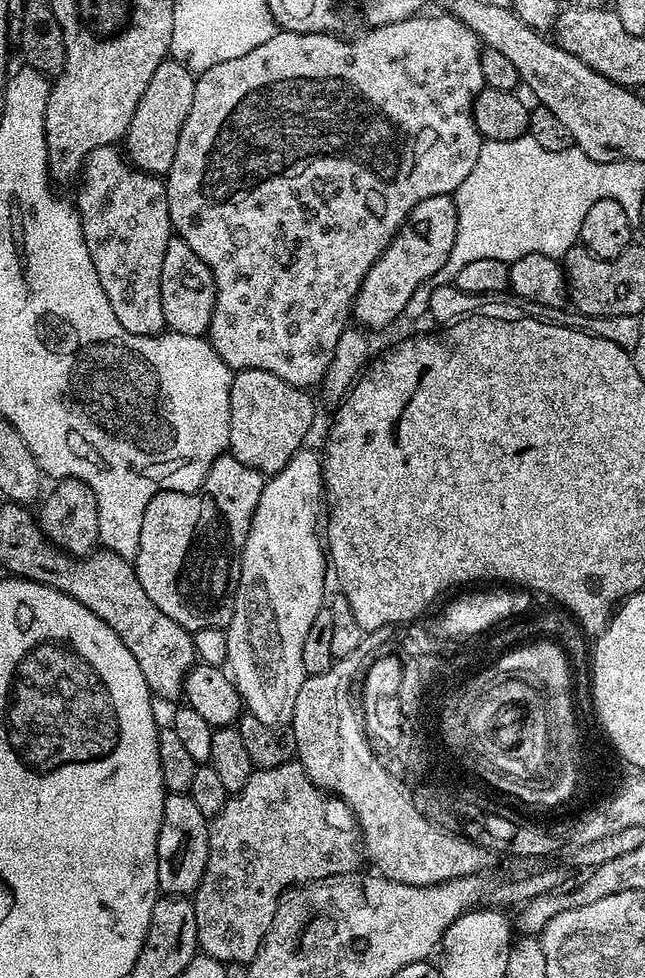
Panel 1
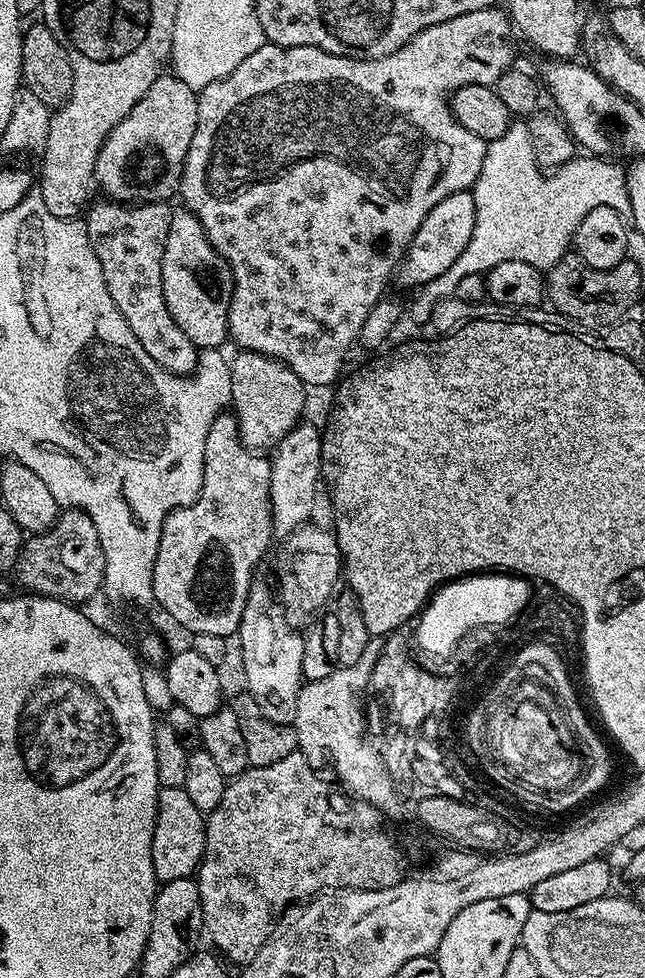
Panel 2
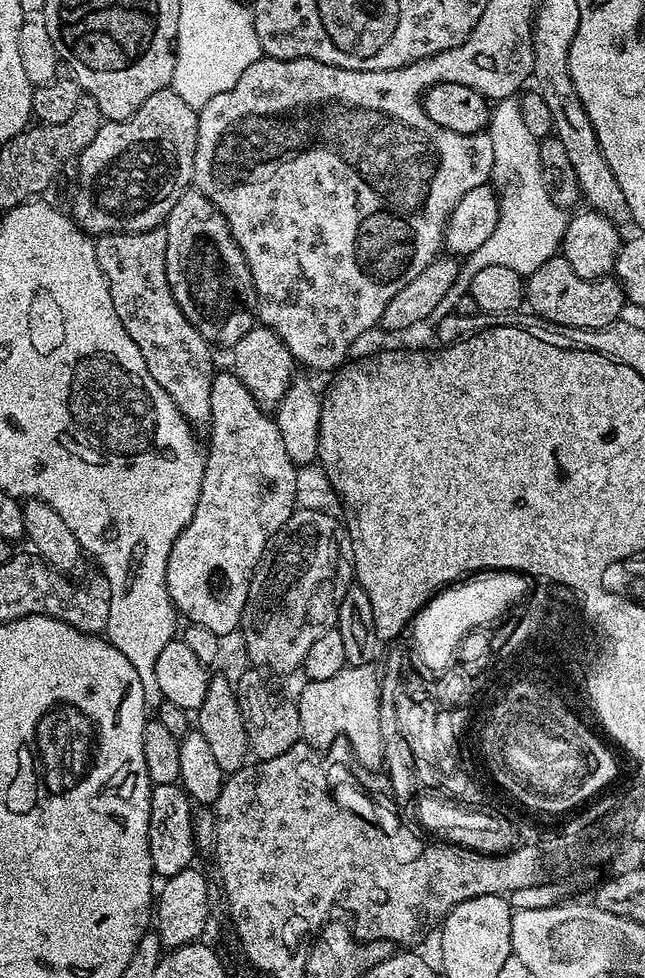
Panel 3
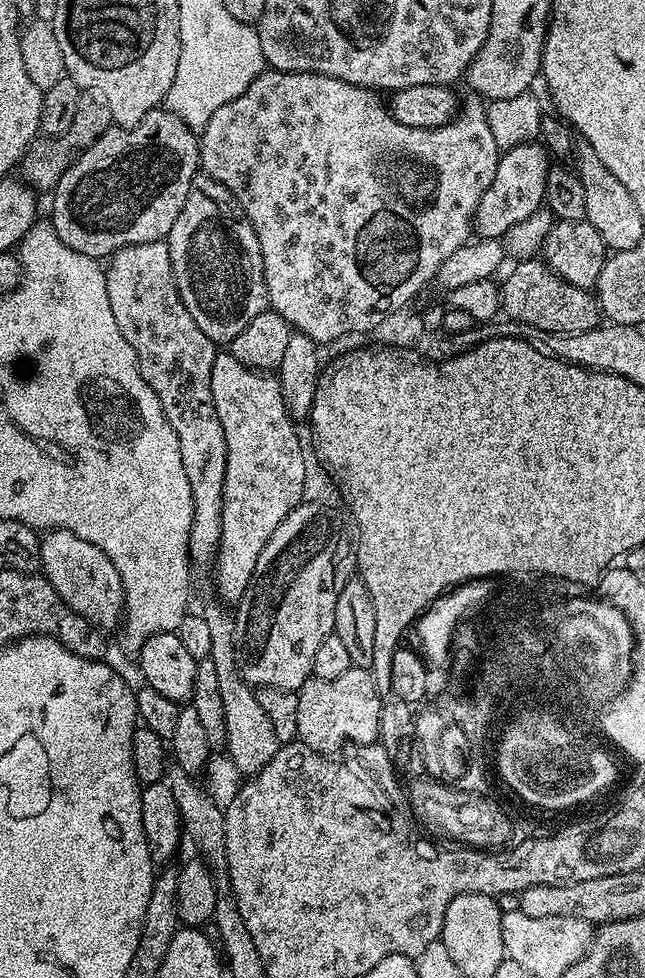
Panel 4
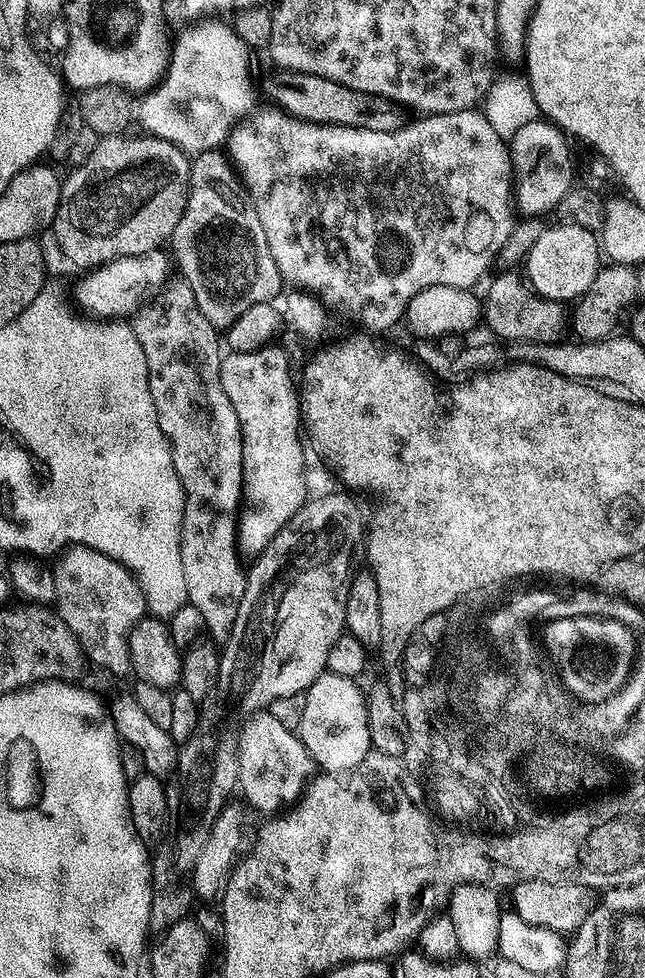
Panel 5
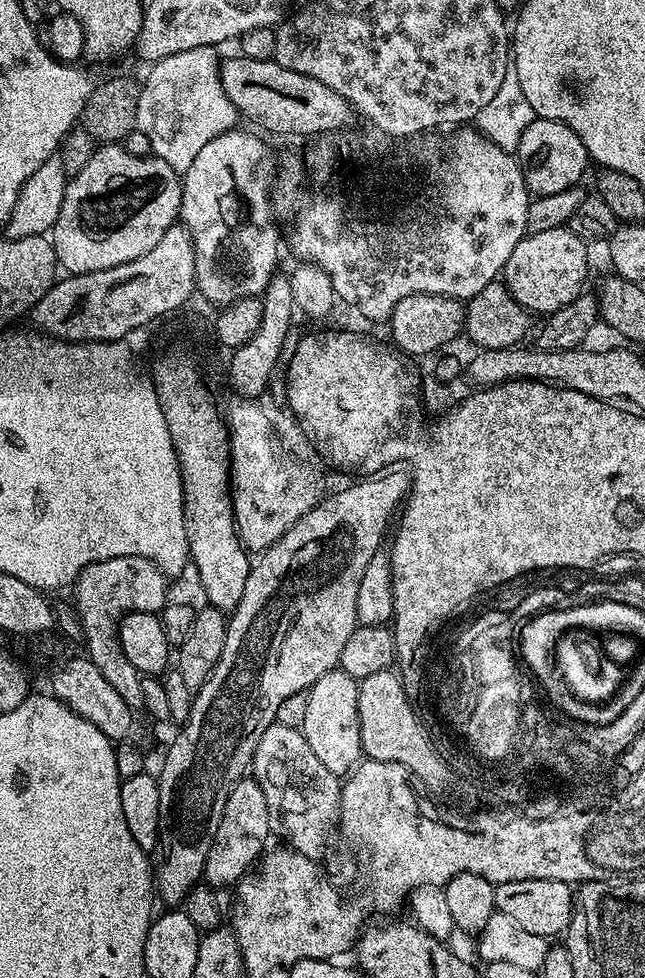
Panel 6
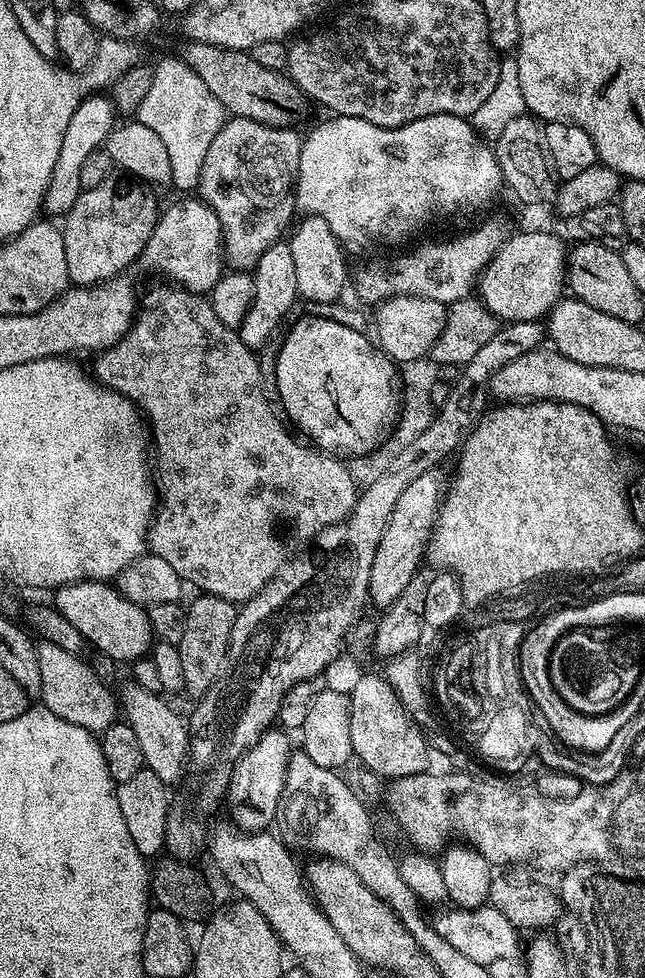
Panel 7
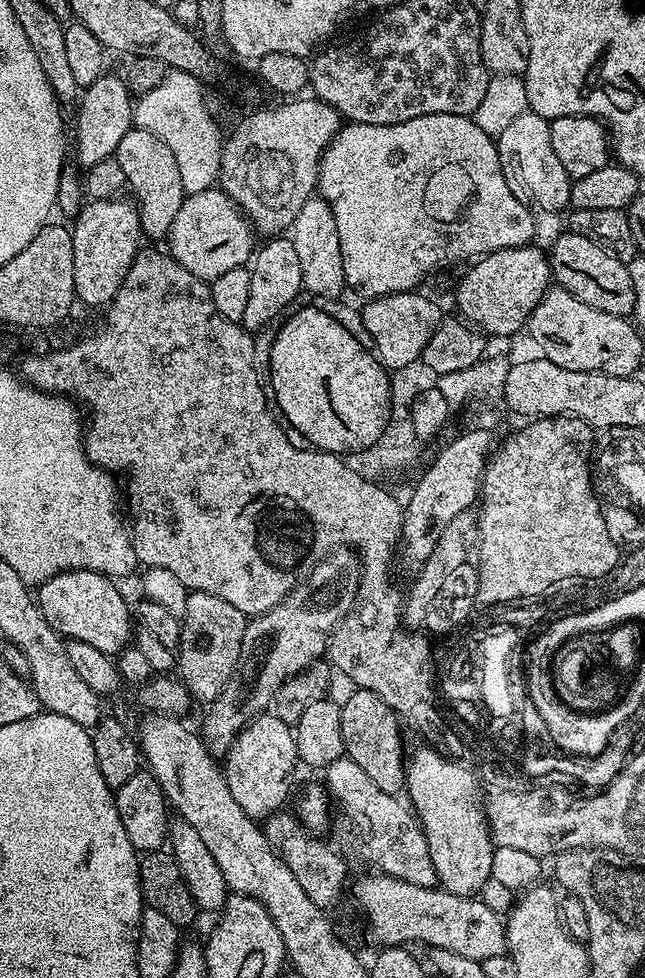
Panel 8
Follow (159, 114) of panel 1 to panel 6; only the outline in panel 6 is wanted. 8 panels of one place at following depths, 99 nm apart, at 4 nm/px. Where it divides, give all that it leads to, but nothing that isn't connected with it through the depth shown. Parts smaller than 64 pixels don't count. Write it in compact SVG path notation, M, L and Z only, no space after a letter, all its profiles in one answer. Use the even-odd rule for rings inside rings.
M104 142L99 147L93 151L90 162L82 166L80 173L69 179L62 198L62 210L58 210L58 222L54 222L50 233L57 265L73 276L110 270L114 266L134 262L134 258L142 258L142 254L154 250L154 246L162 242L162 234L180 220L184 186L181 173L176 172L174 166L151 154L135 156L116 142Z

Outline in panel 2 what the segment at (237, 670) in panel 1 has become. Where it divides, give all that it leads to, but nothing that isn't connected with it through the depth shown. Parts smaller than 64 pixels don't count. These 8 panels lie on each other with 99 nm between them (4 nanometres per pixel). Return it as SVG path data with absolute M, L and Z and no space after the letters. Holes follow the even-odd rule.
M301 422L282 438L282 442L276 445L274 455L271 457L272 473L270 474L270 502L272 503L272 531L276 534L287 534L309 523L312 507L318 497L316 491L316 480L321 479L320 459L322 458L322 442L320 441L322 432L319 427L315 428L312 424ZM256 578L248 590L238 633L240 664L244 667L244 680L248 683L245 684L246 691L252 695L254 702L258 702L262 714L266 714L270 722L295 725L298 694L305 683L302 674L304 636L296 633L299 631L284 615L273 589L269 585L268 588L260 578Z

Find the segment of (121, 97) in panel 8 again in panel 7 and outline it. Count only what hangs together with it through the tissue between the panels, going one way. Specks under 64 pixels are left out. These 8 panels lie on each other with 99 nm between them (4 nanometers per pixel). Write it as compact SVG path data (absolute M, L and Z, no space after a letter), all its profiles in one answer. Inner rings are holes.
M104 94L89 96L82 102L82 106L78 106L78 110L74 110L70 118L70 126L66 126L66 134L62 138L62 150L58 150L58 162L54 162L54 170L50 174L50 180L44 191L42 208L45 213L48 211L52 216L63 218L74 206L74 202L78 202L82 191L80 187L82 165L111 134L114 127L112 116L114 117L114 109L111 99Z

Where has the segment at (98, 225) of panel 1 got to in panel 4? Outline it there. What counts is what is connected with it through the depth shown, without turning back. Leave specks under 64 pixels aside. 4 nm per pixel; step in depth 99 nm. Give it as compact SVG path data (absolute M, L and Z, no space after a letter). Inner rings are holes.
M164 240L142 242L118 250L107 261L104 277L106 294L110 294L110 310L114 310L114 322L118 322L122 338L126 338L126 342L130 342L130 346L136 351L142 378L146 378L150 390L158 394L158 402L162 402L162 410L174 434L178 434L182 467L186 470L186 478L190 478L190 494L194 498L194 518L190 522L188 543L189 561L200 568L207 564L208 567L215 565L216 551L222 538L222 502L226 474L226 438L222 434L222 422L218 422L218 410L214 410L214 394L210 394L210 370L214 366L217 345L206 338L206 334L198 330L198 322L190 318L190 310L186 310L178 294L168 245Z

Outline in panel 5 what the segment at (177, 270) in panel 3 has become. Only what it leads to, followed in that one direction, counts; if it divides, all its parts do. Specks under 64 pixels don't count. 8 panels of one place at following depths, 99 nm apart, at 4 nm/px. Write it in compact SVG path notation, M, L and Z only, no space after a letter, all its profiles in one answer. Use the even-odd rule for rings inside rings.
M218 150L191 157L188 201L172 235L170 252L175 267L180 267L179 275L194 290L202 318L218 330L227 330L250 306L273 303L282 289L280 271L270 258L256 210L242 195L242 185L228 158Z

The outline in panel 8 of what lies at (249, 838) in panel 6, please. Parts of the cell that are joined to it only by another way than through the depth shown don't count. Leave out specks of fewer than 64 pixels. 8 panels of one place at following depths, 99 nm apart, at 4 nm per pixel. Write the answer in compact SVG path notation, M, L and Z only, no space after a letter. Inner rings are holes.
M261 714L255 716L244 729L237 734L232 747L228 749L222 760L226 786L230 786L230 794L246 814L257 822L263 822L276 812L285 807L288 800L288 791L292 788L292 775L298 769L298 757L296 755L296 733L293 725L282 722L275 714Z

